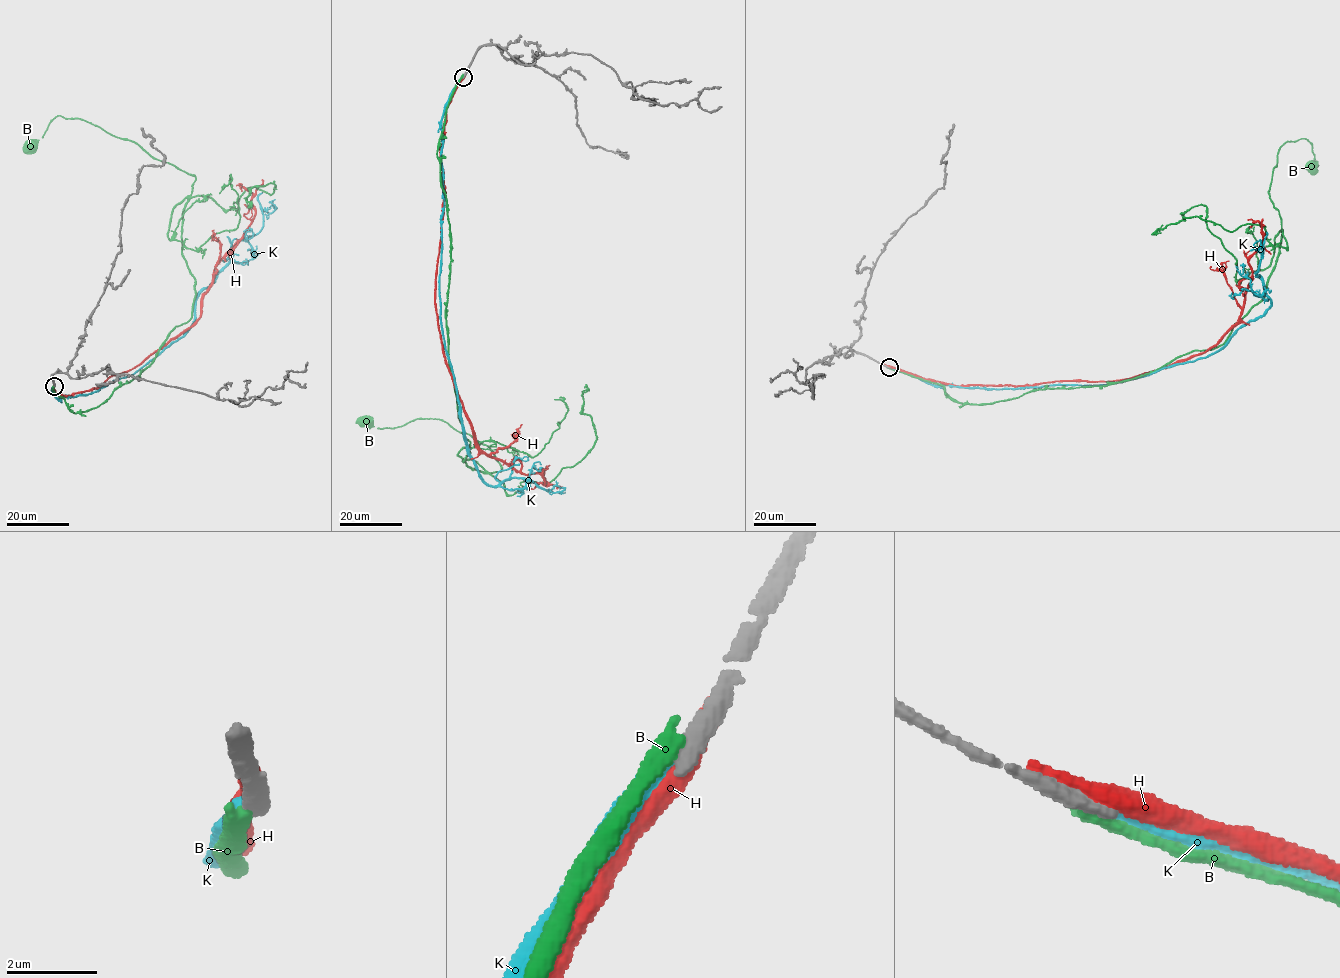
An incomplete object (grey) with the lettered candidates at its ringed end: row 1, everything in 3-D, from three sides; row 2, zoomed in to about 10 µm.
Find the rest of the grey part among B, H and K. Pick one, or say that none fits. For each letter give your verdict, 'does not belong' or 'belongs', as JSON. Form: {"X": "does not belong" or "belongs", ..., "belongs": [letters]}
{"B": "does not belong", "H": "does not belong", "K": "does not belong", "belongs": []}

